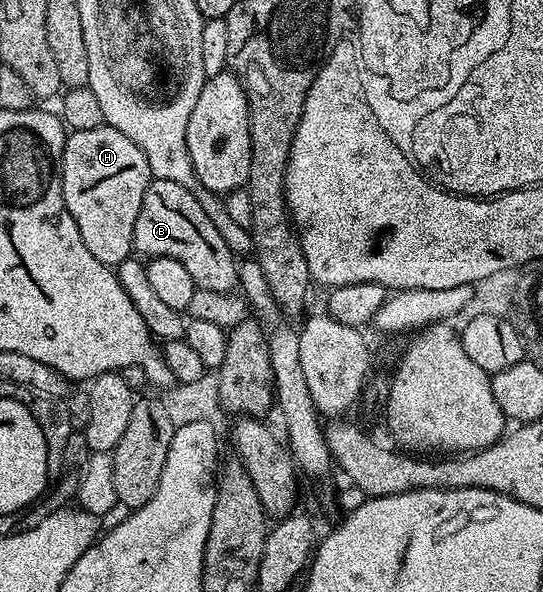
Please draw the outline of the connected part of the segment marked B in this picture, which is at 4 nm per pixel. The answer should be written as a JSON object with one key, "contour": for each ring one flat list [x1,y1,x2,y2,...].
{"contour":[[154,179,143,191,143,207,139,207,139,219,135,219,133,248,145,259,170,257,183,263,198,289,232,293,238,288,238,258,227,247,223,235,219,235,215,223,207,219,199,199,187,187,171,183,171,179]]}

